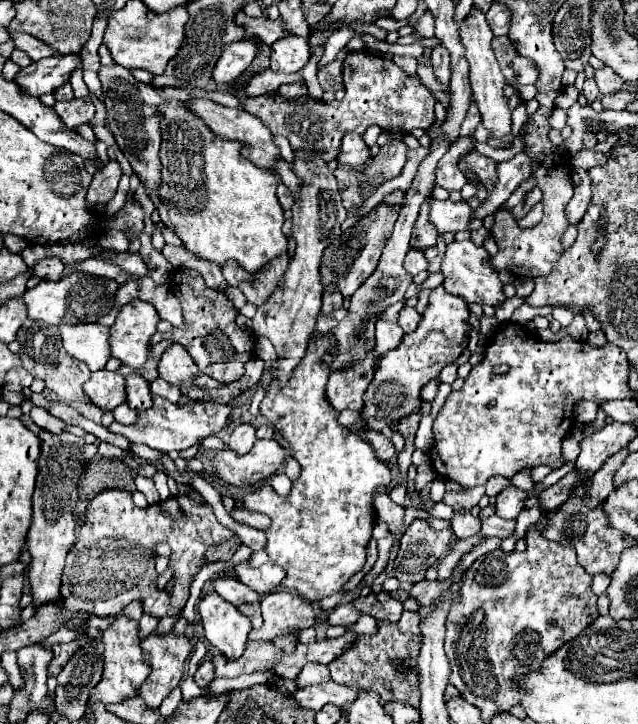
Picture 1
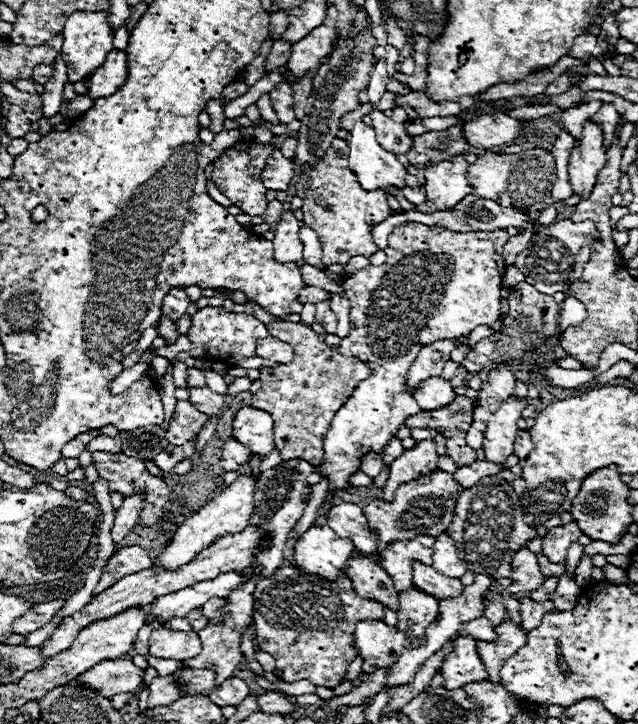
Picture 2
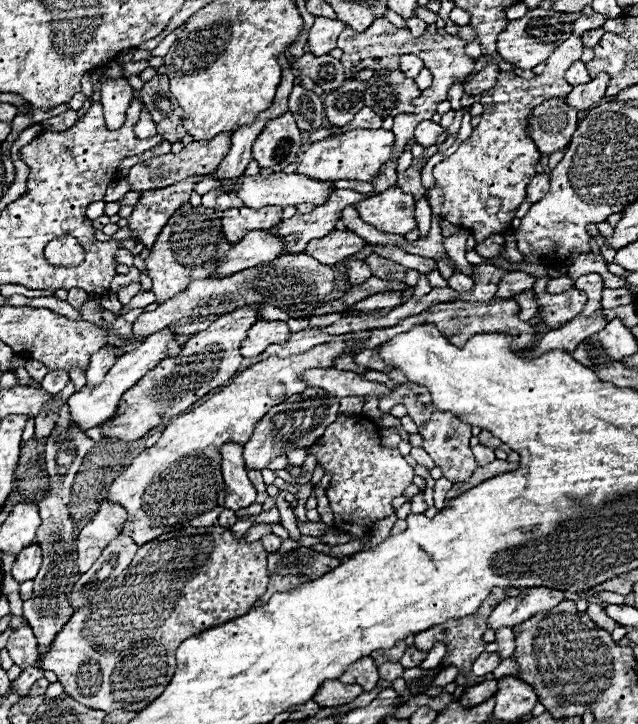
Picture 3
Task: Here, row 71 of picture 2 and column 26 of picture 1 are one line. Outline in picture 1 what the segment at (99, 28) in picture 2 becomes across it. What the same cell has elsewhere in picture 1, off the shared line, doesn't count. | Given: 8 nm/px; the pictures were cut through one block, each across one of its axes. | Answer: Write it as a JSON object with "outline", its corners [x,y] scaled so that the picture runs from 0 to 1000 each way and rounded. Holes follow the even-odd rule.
{"outline":[[[119,75],[78,77],[34,94],[25,102],[22,113],[38,130],[63,135],[66,130],[78,130],[88,122],[94,122],[100,113],[107,113],[113,97],[119,97],[122,91],[125,91],[125,77]]]}

